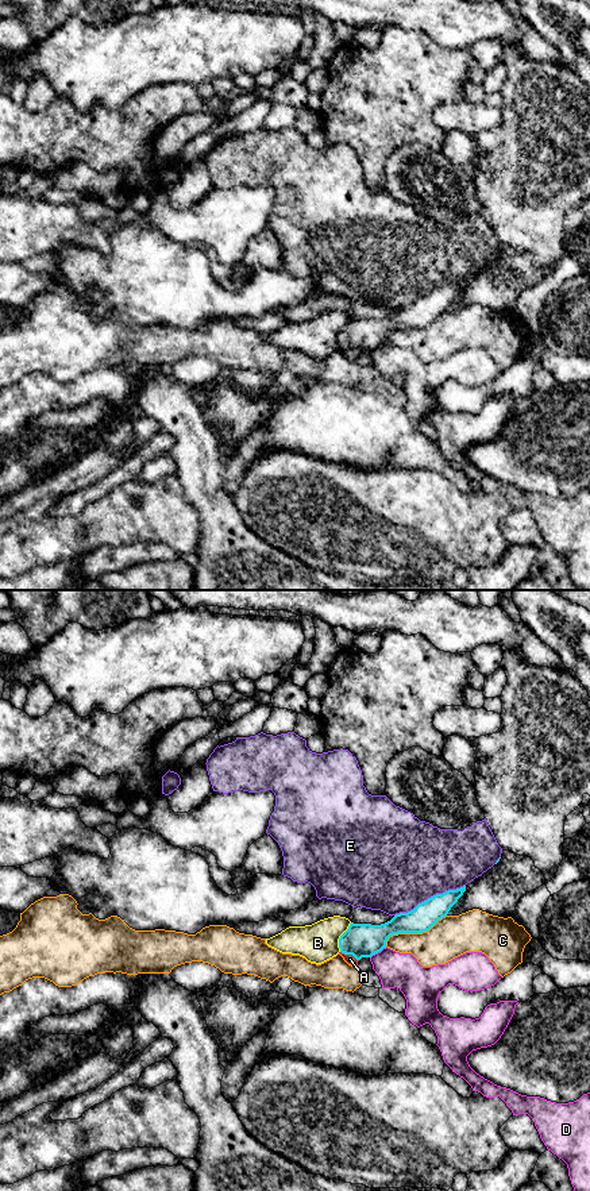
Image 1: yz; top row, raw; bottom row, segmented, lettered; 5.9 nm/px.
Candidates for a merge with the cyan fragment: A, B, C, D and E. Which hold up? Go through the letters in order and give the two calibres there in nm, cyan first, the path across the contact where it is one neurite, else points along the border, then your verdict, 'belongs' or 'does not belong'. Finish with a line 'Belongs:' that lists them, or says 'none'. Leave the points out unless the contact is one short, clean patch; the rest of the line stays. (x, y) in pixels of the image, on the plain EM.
A: 200 nm thick on the cyan side, 60 nm on the other; runs through yz (361, 335), (350, 349), (350, 354); belongs
B: 200 nm thick on the cyan side, 240 nm on the other; border along yz (351, 318), (339, 334), (339, 346); does not belong
C: 160 nm thick on the cyan side, 240 nm on the other; does not belong
D: 200 nm thick on the cyan side, 200 nm on the other; does not belong
E: 160 nm thick on the cyan side, 500 nm on the other; does not belong
Belongs: A

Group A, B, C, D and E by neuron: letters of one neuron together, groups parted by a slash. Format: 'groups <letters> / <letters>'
groups A / B / C / D / E

